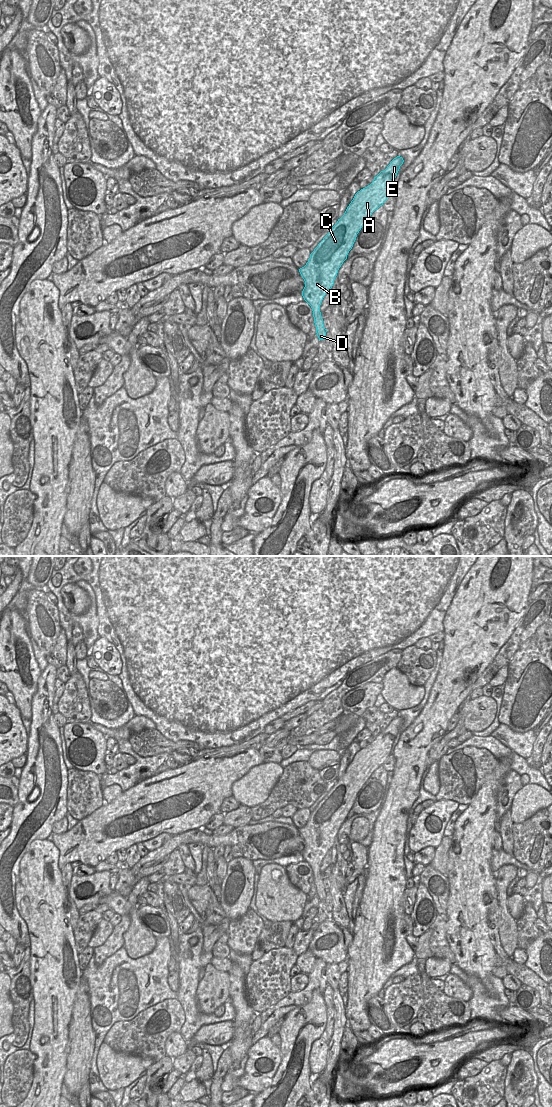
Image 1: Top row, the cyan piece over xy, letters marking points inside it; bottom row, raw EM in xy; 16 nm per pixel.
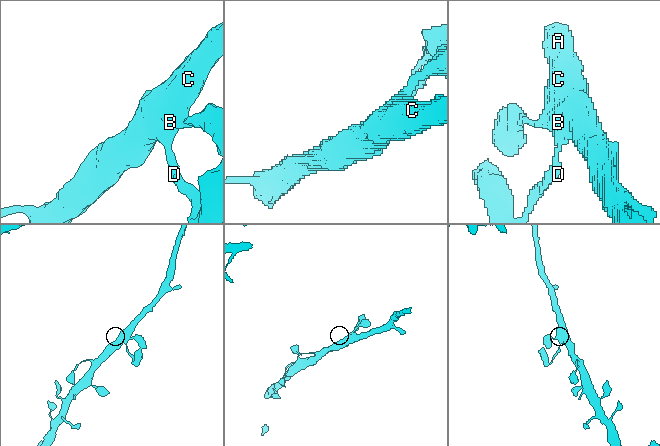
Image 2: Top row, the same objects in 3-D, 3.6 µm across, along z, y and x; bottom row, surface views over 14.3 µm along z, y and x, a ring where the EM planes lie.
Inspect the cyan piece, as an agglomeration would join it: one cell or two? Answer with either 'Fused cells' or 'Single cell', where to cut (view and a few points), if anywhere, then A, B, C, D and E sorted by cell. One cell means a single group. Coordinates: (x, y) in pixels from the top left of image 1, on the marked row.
Single cell. No split. Groups: A B C D E.

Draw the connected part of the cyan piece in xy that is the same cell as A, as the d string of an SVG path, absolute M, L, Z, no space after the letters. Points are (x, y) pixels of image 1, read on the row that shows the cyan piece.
M397 156L384 171L374 177L370 185L355 194L344 215L310 254L306 265L299 269L305 281L302 296L312 308L319 340L325 340L327 332L321 318L321 302L332 288L357 234L390 195L392 184L403 162L403 158Z

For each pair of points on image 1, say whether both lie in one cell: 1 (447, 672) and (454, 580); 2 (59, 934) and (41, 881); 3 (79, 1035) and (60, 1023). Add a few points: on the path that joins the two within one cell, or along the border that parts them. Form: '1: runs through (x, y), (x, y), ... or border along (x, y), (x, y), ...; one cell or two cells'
1: border along (464, 575), (444, 618); two cells
2: runs through (47, 921), (47, 902), (41, 894); one cell
3: border along (73, 1005), (67, 1042); two cells

